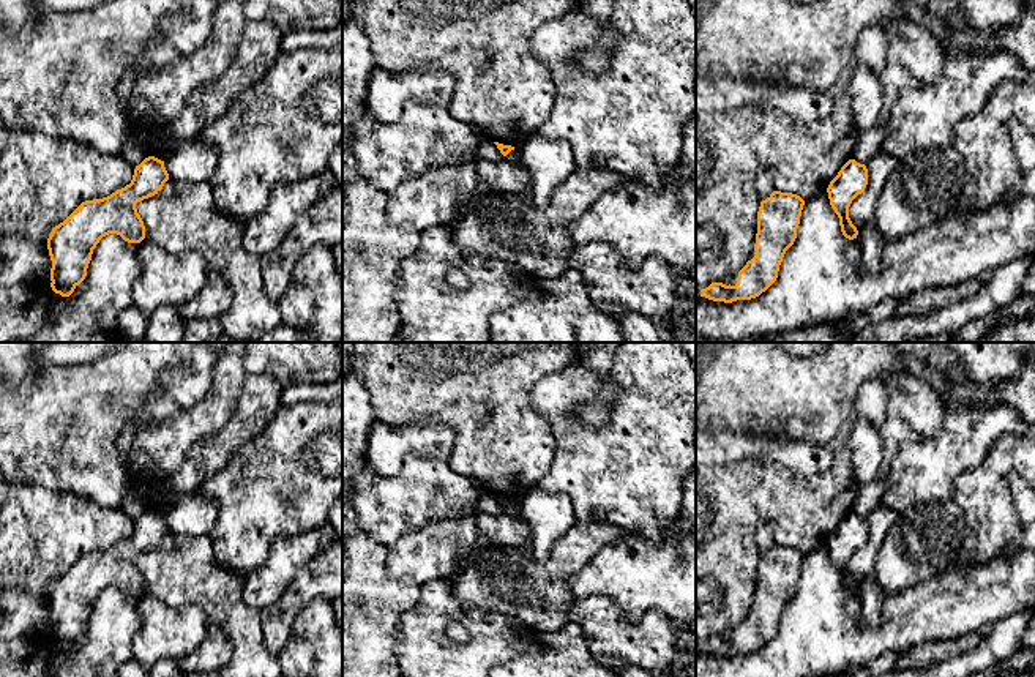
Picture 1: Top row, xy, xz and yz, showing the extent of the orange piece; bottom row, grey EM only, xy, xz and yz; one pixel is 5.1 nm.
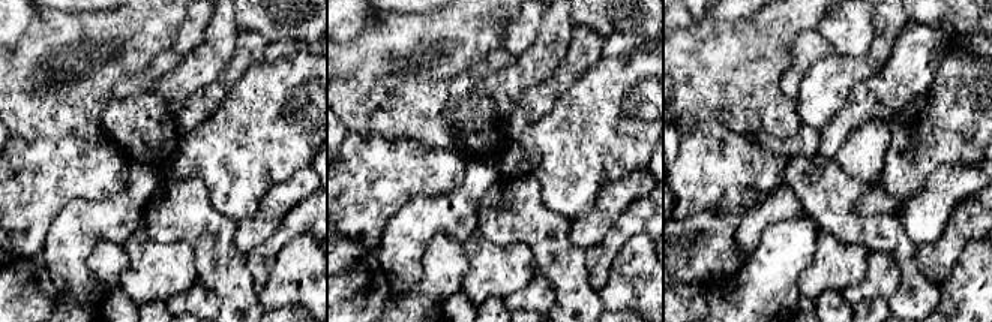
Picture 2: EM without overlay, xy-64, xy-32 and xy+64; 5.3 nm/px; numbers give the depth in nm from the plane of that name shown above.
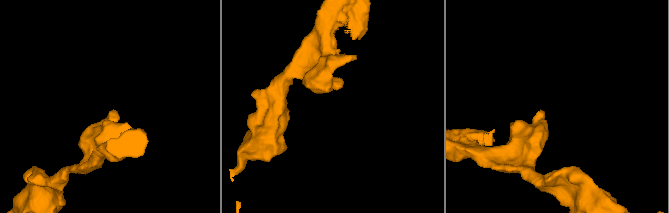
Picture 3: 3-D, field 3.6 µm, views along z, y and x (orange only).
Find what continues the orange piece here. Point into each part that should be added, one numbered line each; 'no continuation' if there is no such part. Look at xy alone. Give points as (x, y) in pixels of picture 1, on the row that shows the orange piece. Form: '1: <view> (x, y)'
no continuation

